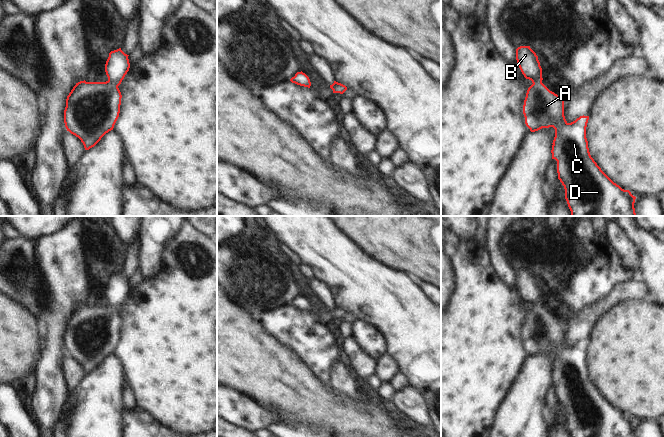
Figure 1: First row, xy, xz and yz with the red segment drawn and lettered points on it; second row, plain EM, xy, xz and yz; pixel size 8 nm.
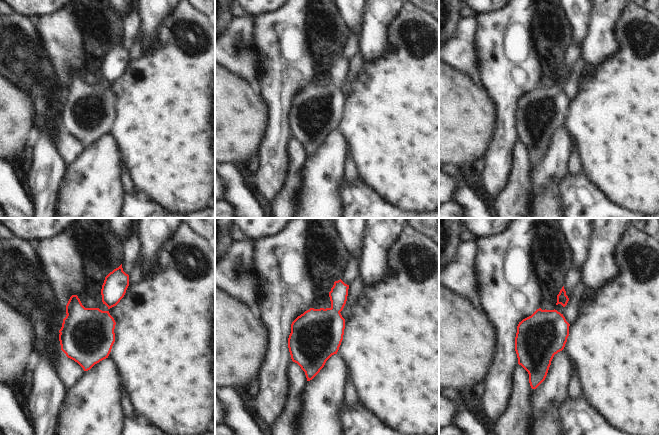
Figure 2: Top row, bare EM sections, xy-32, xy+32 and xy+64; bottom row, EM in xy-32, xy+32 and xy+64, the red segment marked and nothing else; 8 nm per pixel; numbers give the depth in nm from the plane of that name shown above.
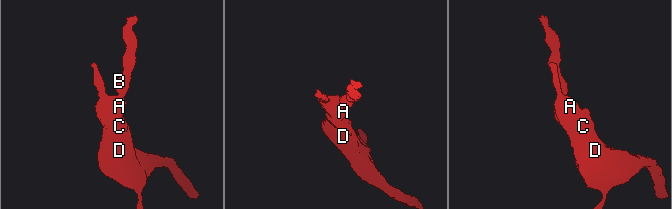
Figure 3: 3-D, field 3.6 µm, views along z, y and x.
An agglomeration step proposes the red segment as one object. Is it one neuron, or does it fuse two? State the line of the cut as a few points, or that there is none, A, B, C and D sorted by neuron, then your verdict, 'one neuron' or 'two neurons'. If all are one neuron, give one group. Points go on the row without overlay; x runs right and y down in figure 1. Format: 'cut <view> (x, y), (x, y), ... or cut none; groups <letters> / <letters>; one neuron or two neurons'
cut none; groups A B C D; one neuron

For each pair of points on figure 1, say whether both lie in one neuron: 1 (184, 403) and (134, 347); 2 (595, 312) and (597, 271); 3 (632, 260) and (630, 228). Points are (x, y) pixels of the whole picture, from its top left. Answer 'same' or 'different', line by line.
1: same
2: different
3: different

